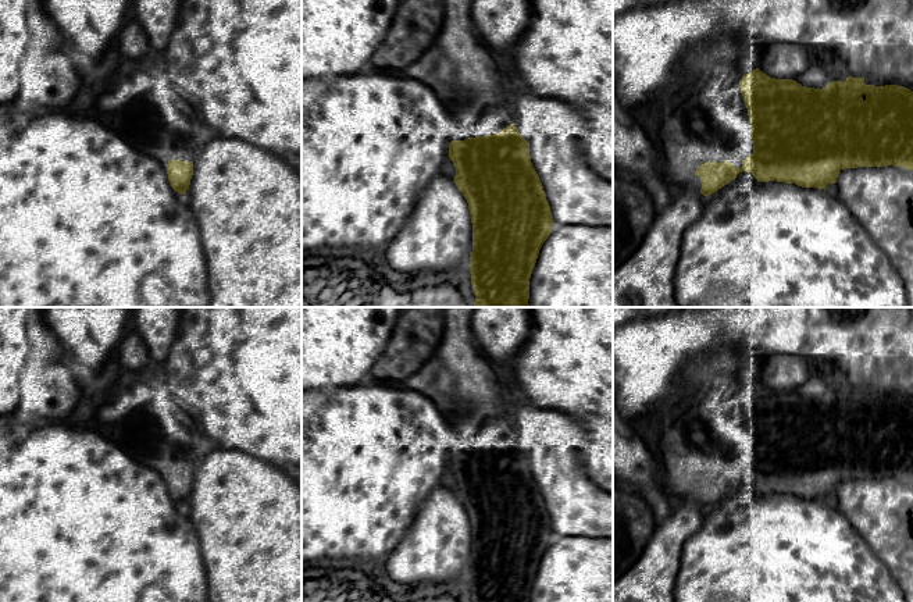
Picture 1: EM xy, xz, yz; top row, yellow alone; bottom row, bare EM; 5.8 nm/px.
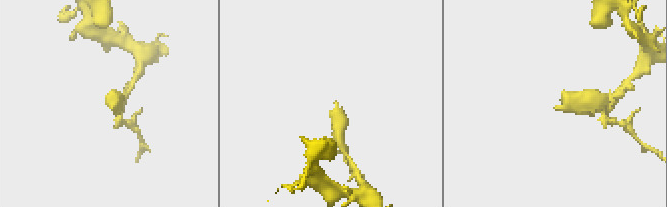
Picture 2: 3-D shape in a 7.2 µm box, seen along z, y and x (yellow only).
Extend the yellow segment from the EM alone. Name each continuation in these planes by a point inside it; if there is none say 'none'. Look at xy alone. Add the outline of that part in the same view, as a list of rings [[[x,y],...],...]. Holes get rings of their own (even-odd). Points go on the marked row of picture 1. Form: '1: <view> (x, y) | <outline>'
1: xy (170, 146) | [[[164,131],[154,142],[157,160],[164,168],[171,160],[195,161],[196,158],[197,145],[174,131]]]

